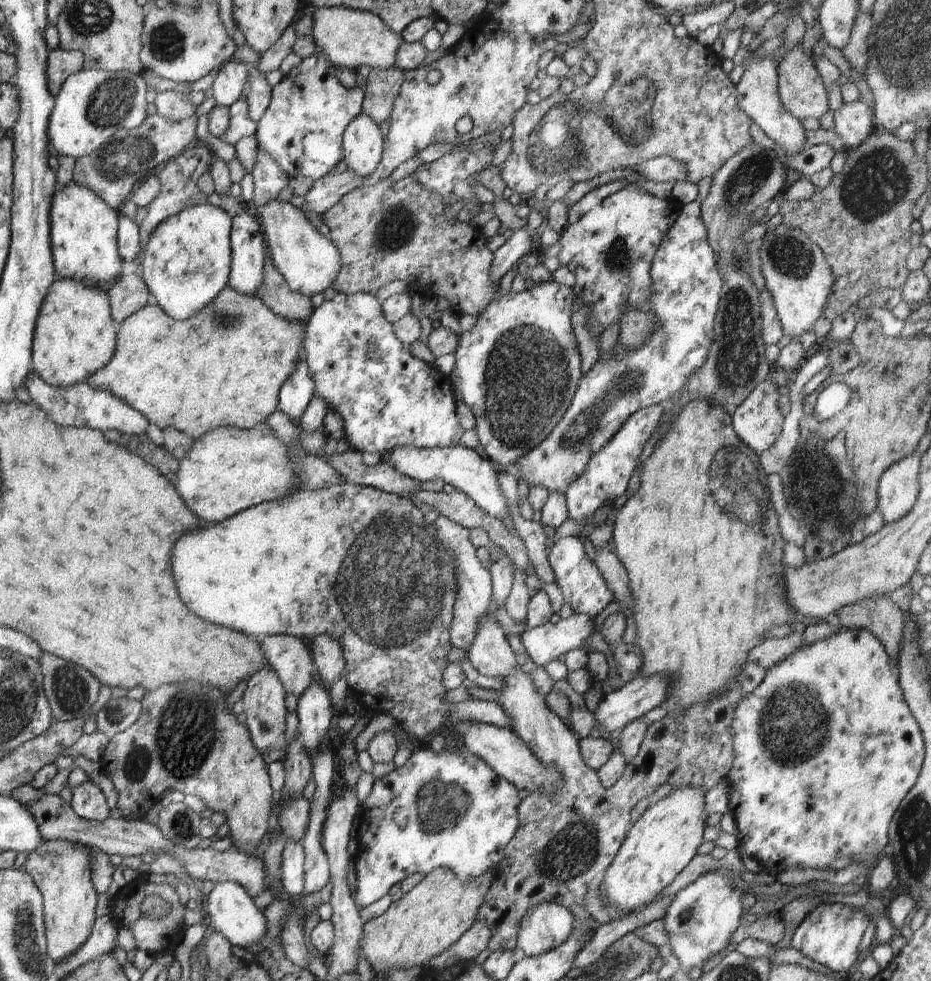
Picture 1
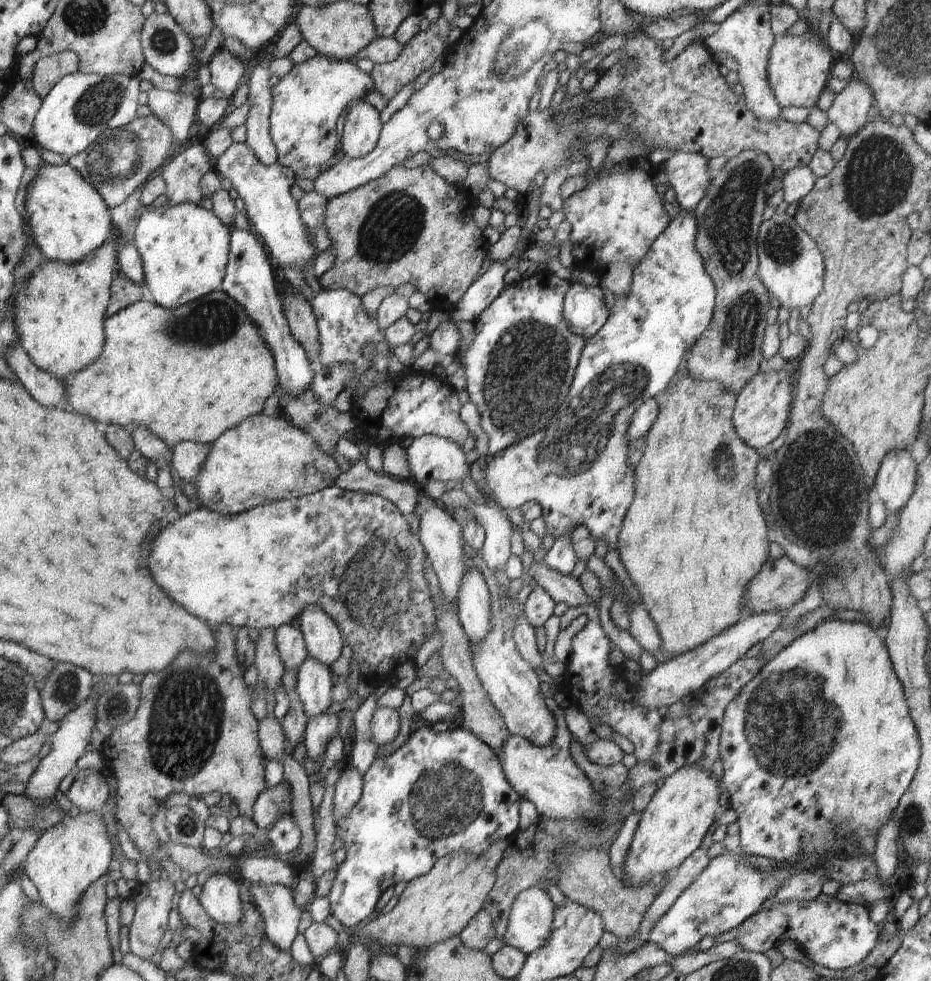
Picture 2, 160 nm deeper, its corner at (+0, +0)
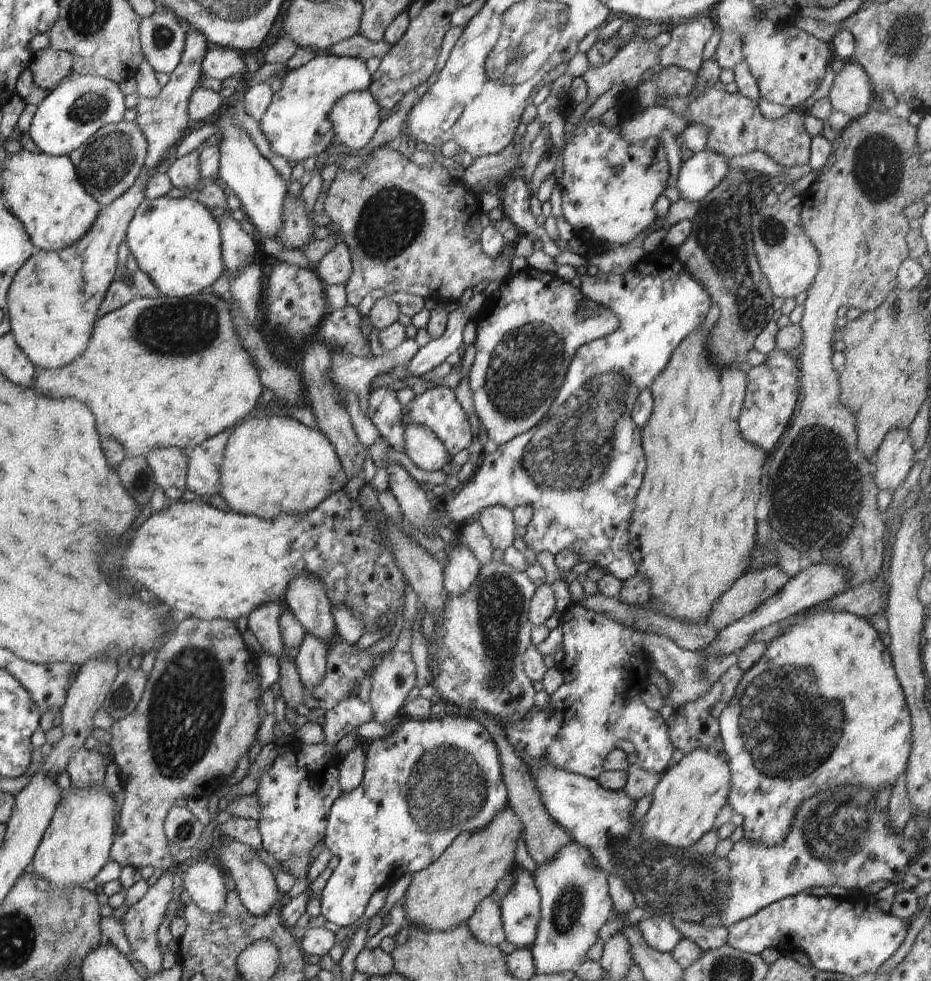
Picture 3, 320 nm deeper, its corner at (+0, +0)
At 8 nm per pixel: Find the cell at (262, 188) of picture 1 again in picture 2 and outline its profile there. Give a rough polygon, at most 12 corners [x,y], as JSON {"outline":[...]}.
{"outline":[[270,51],[248,81],[246,144],[264,166],[277,161],[269,133]]}

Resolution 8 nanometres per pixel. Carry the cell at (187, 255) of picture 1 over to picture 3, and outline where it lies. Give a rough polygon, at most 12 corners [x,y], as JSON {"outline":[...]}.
{"outline":[[193,196],[145,198],[125,239],[164,297],[225,272]]}

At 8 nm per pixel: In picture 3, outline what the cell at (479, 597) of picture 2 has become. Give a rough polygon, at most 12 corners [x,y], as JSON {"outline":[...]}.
{"outline":[[460,539],[447,554],[443,587],[467,593],[482,564]]}

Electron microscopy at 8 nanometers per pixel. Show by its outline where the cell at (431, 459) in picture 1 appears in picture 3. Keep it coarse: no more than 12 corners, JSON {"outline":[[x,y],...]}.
{"outline":[[404,422],[403,451],[432,472],[448,463],[445,444],[427,426]]}

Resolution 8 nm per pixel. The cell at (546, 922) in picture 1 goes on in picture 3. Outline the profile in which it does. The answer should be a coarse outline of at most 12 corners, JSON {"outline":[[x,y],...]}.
{"outline":[[525,868],[499,907],[506,940],[532,946],[541,896]]}

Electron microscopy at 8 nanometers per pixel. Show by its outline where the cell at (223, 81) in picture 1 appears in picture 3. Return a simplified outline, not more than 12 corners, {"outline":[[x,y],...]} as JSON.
{"outline":[[208,50],[201,67],[214,80],[246,74],[243,54]]}

